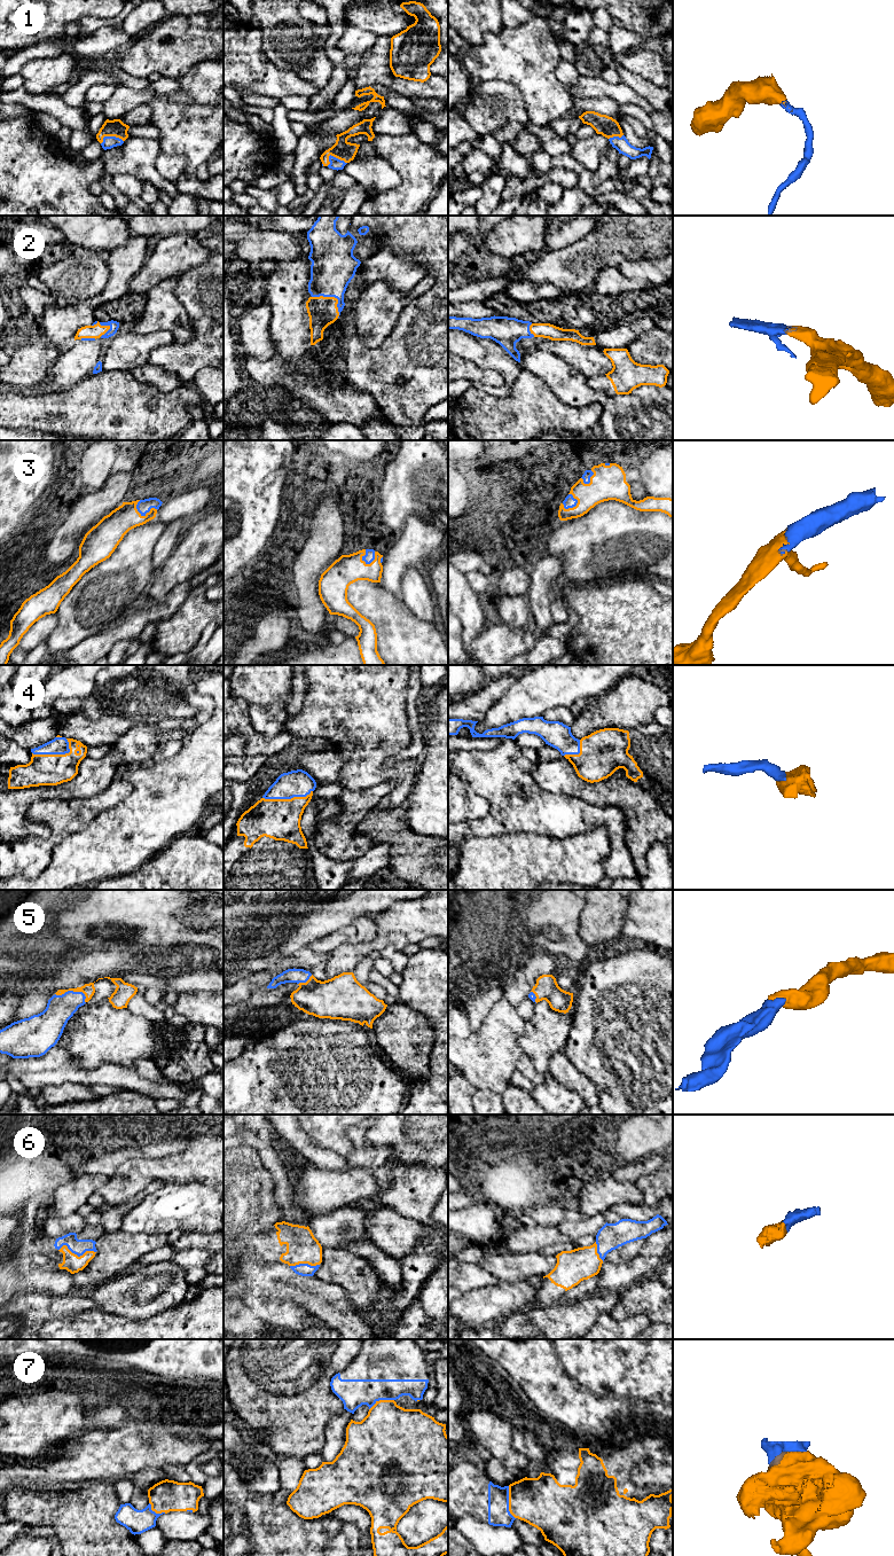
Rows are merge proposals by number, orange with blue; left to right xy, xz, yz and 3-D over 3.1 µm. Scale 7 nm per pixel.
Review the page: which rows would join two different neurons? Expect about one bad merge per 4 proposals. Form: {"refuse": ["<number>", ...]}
{"refuse": []}

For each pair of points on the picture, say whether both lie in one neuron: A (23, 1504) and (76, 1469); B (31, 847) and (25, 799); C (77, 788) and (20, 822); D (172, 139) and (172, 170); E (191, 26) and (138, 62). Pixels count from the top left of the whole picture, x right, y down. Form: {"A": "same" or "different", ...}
{"A": "different", "B": "different", "C": "same", "D": "different", "E": "same"}

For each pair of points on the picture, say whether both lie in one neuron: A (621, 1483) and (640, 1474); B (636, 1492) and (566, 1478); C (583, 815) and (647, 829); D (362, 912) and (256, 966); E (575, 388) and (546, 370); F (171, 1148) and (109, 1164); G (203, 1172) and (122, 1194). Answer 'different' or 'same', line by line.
A: different
B: same
C: different
D: same
E: same
F: same
G: same

